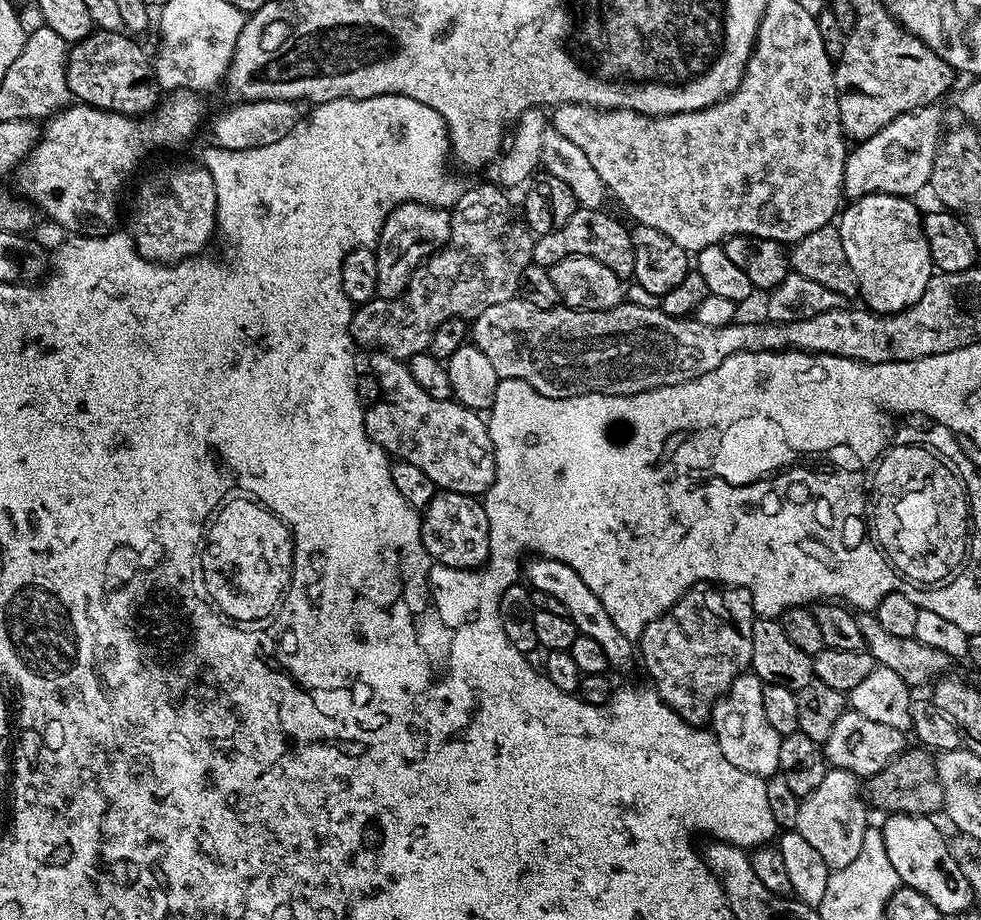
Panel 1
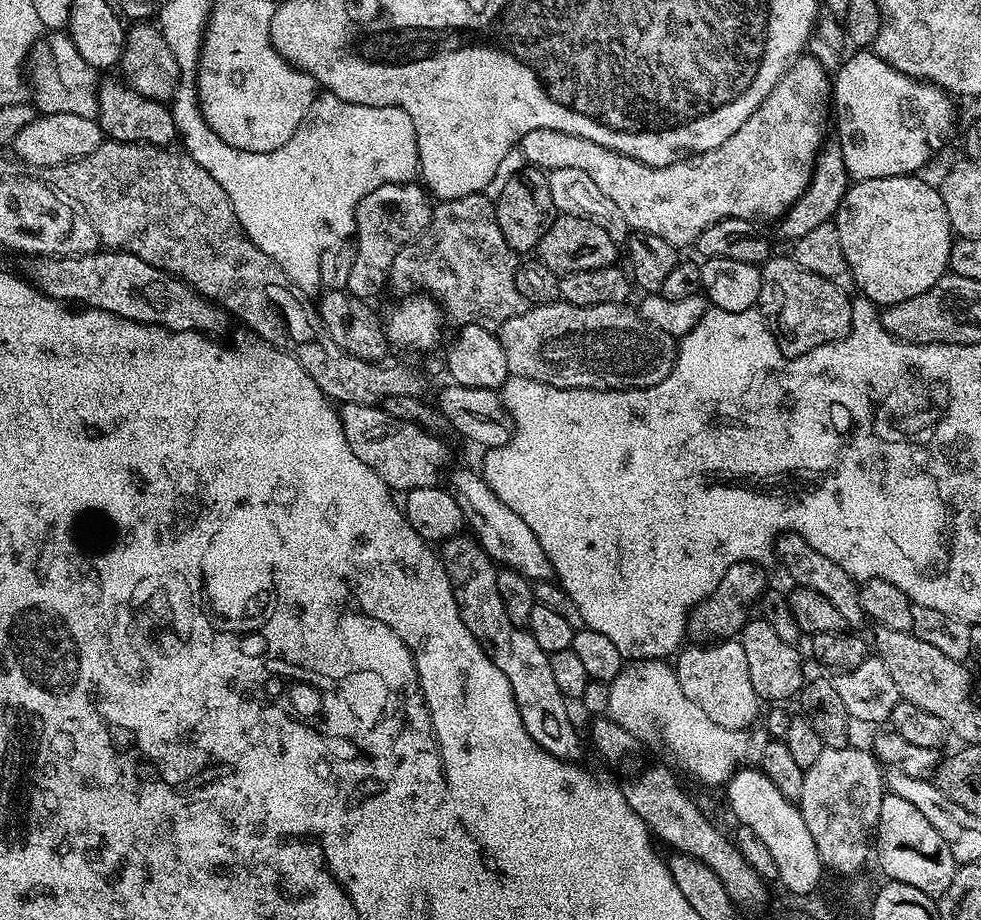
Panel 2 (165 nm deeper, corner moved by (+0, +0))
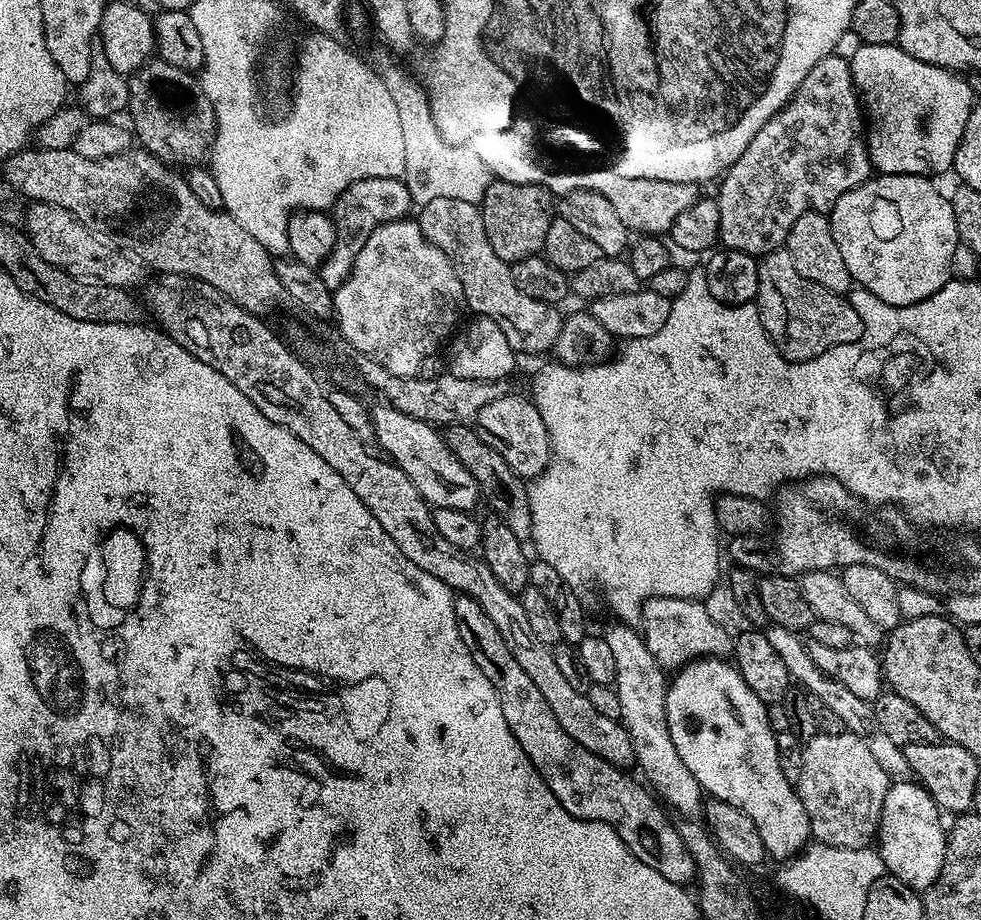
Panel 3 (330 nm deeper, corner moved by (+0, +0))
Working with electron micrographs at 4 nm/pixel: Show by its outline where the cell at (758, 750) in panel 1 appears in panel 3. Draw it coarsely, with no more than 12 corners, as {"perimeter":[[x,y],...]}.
{"perimeter":[[645,600],[638,628],[660,667],[724,658],[730,637],[699,600]]}

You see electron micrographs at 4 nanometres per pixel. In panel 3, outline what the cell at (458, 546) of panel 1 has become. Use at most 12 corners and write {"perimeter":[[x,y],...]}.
{"perimeter":[[474,598],[454,614],[518,746],[571,816],[681,886],[696,863],[661,801],[558,726]]}

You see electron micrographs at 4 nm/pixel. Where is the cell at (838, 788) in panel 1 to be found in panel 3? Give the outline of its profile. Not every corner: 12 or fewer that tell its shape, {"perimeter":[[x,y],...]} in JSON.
{"perimeter":[[847,730],[803,745],[812,836],[864,850],[890,783]]}

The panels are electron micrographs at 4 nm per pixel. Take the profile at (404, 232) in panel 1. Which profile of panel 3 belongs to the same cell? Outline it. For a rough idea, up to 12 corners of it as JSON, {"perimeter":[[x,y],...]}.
{"perimeter":[[371,176],[350,185],[330,209],[334,250],[318,269],[340,288],[386,222],[413,208],[403,179]]}

